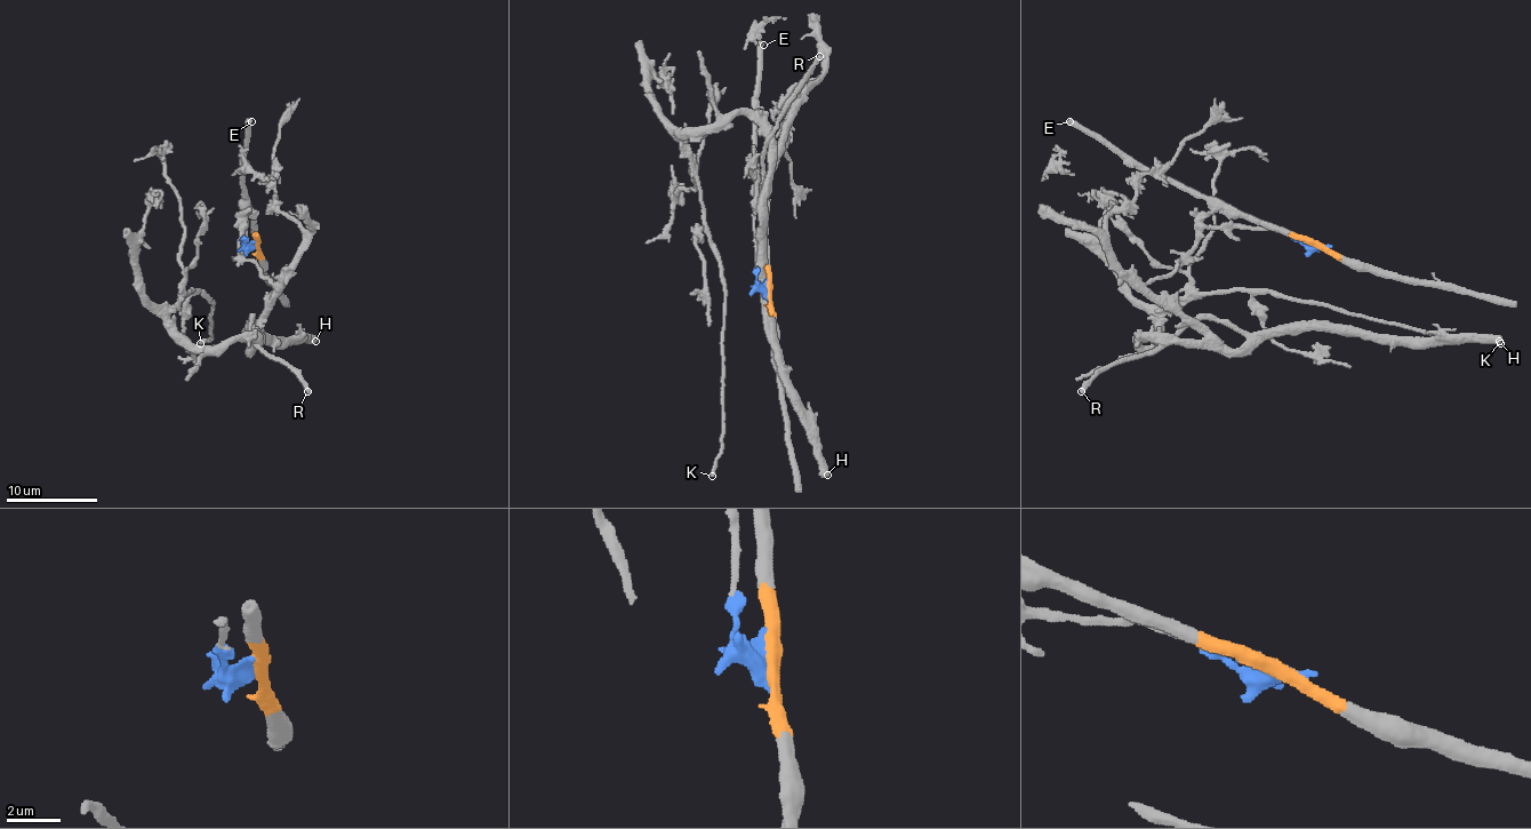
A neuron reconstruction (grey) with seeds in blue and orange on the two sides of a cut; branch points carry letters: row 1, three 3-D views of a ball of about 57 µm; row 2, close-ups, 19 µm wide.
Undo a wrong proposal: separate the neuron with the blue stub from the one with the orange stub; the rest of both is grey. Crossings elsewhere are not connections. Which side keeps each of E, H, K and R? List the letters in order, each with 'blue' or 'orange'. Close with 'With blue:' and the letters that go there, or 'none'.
E: orange
H: blue
K: blue
R: blue
With blue: H, K, R

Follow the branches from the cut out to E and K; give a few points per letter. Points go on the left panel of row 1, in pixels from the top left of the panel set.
E: (254, 244), (254, 216), (245, 198), (242, 166), (245, 129), (251, 120)
K: (254, 244), (242, 228), (272, 305), (254, 337), (190, 344), (169, 317), (190, 289), (213, 305), (199, 344)

